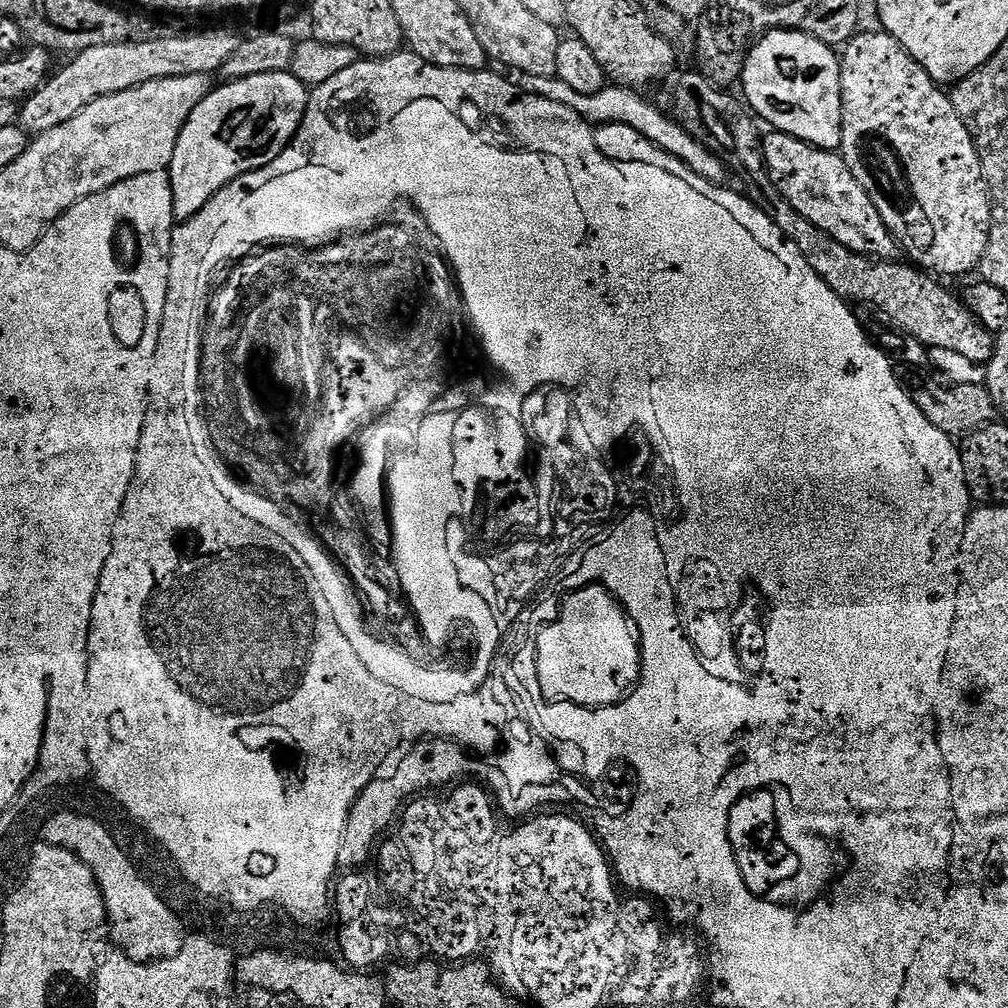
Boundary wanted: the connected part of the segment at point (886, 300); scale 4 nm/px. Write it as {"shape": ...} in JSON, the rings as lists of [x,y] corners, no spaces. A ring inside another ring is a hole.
{"shape":[[[699,71],[682,72],[673,75],[663,85],[668,94],[666,108],[672,119],[679,121],[685,119],[684,100],[690,99],[692,92],[696,92],[696,112],[700,115],[701,126],[708,131],[707,139],[726,157],[729,169],[736,171],[737,168],[744,175],[744,180],[748,183],[746,189],[748,199],[754,204],[759,204],[764,213],[776,223],[778,230],[782,230],[787,240],[792,240],[794,246],[798,246],[806,261],[814,268],[814,274],[822,277],[826,286],[830,286],[836,294],[851,303],[874,304],[891,319],[889,321],[899,331],[911,339],[922,342],[930,350],[936,348],[953,351],[954,354],[959,354],[962,358],[981,366],[989,363],[995,347],[995,335],[976,319],[965,301],[961,299],[959,301],[941,285],[943,283],[935,275],[911,263],[908,265],[873,260],[858,254],[842,246],[842,242],[834,242],[834,238],[830,238],[830,234],[814,226],[814,222],[802,218],[802,214],[798,214],[798,210],[794,210],[794,206],[790,206],[790,202],[782,198],[778,186],[774,186],[768,174],[761,125],[747,103],[739,95],[731,96],[728,93],[731,91],[713,84]]]}

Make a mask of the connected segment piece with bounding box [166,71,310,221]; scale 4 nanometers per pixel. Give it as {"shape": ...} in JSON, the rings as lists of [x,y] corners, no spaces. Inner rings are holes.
{"shape":[[[291,71],[254,74],[254,78],[230,80],[221,85],[221,88],[220,85],[213,87],[212,93],[197,106],[194,114],[190,114],[186,126],[182,126],[178,146],[174,146],[172,165],[166,170],[172,183],[172,201],[177,221],[196,216],[198,210],[202,210],[202,206],[206,206],[206,202],[210,202],[218,190],[242,174],[250,174],[274,162],[274,158],[281,156],[292,143],[308,109],[310,88]]]}

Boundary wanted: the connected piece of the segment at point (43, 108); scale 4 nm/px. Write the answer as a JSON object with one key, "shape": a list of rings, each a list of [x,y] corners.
{"shape":[[[212,28],[209,32],[192,32],[189,36],[169,34],[150,42],[90,46],[77,51],[77,56],[61,72],[55,71],[37,92],[23,101],[18,112],[18,123],[29,134],[49,132],[54,130],[54,126],[62,126],[62,122],[70,122],[70,118],[90,106],[90,102],[103,96],[118,94],[158,78],[186,74],[212,76],[219,73],[226,62],[230,62],[240,42],[239,35],[235,36],[224,28]]]}

